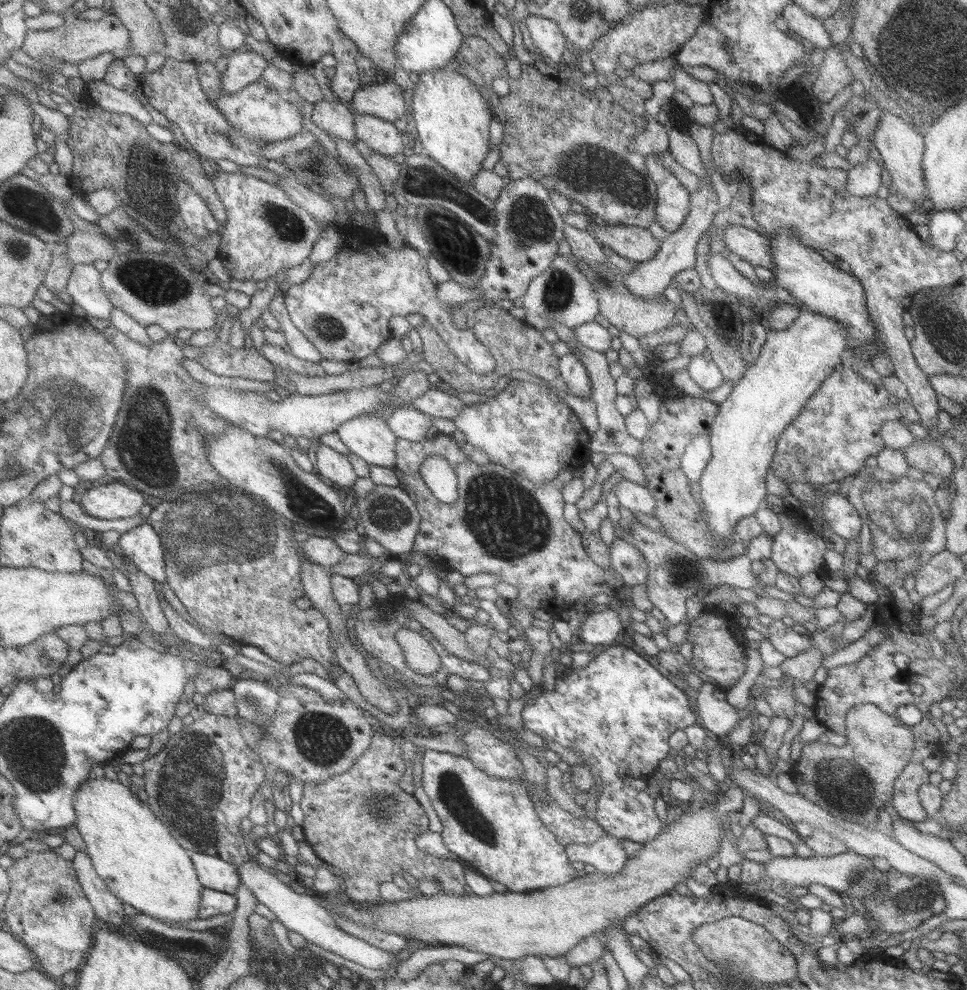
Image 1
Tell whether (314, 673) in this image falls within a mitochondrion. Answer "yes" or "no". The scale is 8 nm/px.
no

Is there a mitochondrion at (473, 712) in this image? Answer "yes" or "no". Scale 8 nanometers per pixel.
no

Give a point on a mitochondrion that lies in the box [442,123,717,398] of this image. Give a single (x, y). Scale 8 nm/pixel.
(621, 181)

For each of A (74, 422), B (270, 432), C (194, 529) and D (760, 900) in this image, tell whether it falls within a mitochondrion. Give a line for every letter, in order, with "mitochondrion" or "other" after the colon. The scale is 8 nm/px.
A: mitochondrion
B: other
C: mitochondrion
D: other

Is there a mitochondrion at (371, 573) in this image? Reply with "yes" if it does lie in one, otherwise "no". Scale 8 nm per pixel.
no

